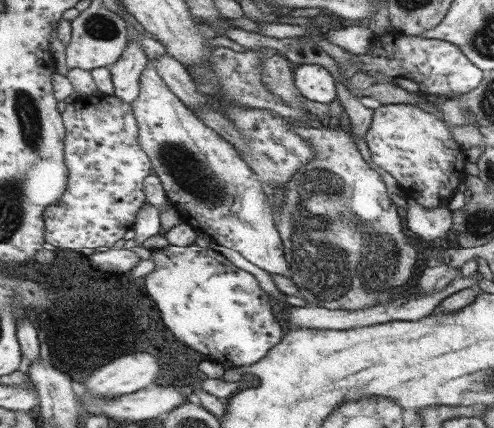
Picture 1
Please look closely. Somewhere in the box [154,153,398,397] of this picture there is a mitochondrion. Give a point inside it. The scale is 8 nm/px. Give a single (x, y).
(330, 235)

